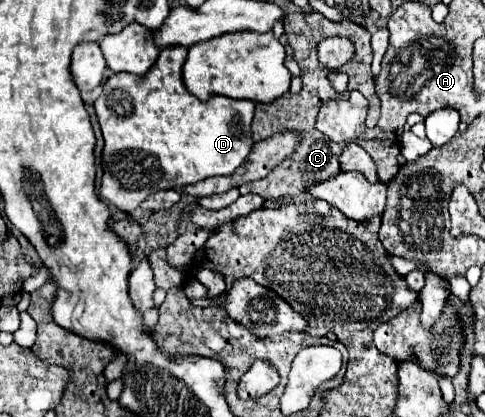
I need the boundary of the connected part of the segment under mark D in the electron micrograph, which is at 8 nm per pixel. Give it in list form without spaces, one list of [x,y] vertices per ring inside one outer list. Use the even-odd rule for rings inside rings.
[[[165,47],[157,61],[145,75],[115,73],[103,83],[103,91],[95,101],[95,111],[105,139],[103,149],[103,179],[101,197],[113,203],[119,211],[133,211],[151,193],[163,189],[181,189],[185,185],[203,181],[215,175],[231,175],[249,155],[251,141],[251,119],[255,105],[251,101],[235,101],[229,97],[215,95],[207,103],[201,103],[187,91],[181,79],[181,67],[187,49]]]

